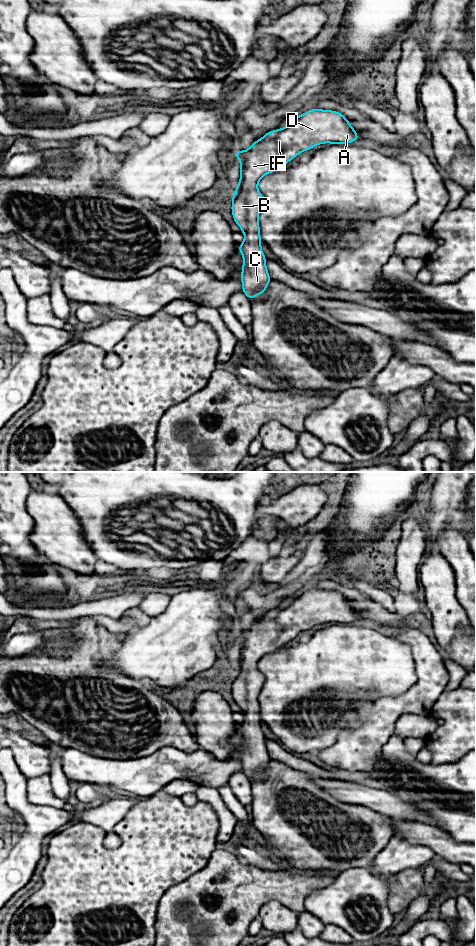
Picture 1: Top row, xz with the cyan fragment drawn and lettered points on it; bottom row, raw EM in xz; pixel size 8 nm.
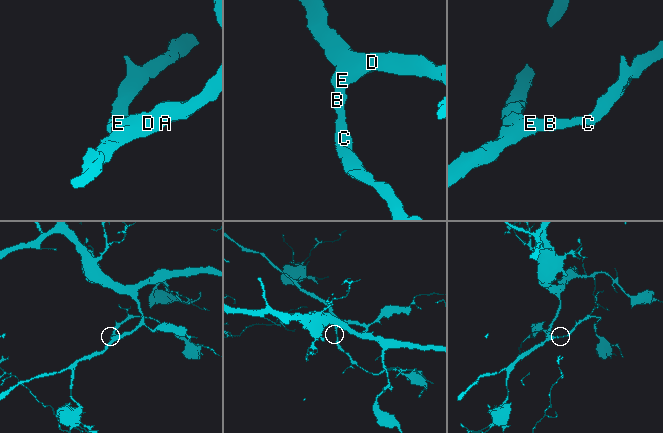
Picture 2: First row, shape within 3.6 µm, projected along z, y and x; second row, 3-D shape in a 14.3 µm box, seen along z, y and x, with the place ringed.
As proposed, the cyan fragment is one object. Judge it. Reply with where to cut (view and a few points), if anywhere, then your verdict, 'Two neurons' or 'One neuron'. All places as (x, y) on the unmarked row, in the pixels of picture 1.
No split. One neuron

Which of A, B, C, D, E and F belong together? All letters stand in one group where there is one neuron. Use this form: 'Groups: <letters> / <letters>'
Groups: A B C D E F

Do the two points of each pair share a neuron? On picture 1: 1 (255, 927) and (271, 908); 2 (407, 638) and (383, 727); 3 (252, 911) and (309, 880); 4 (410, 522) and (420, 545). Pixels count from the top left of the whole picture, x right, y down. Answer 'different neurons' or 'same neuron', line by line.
1: different neurons
2: same neuron
3: same neuron
4: same neuron

